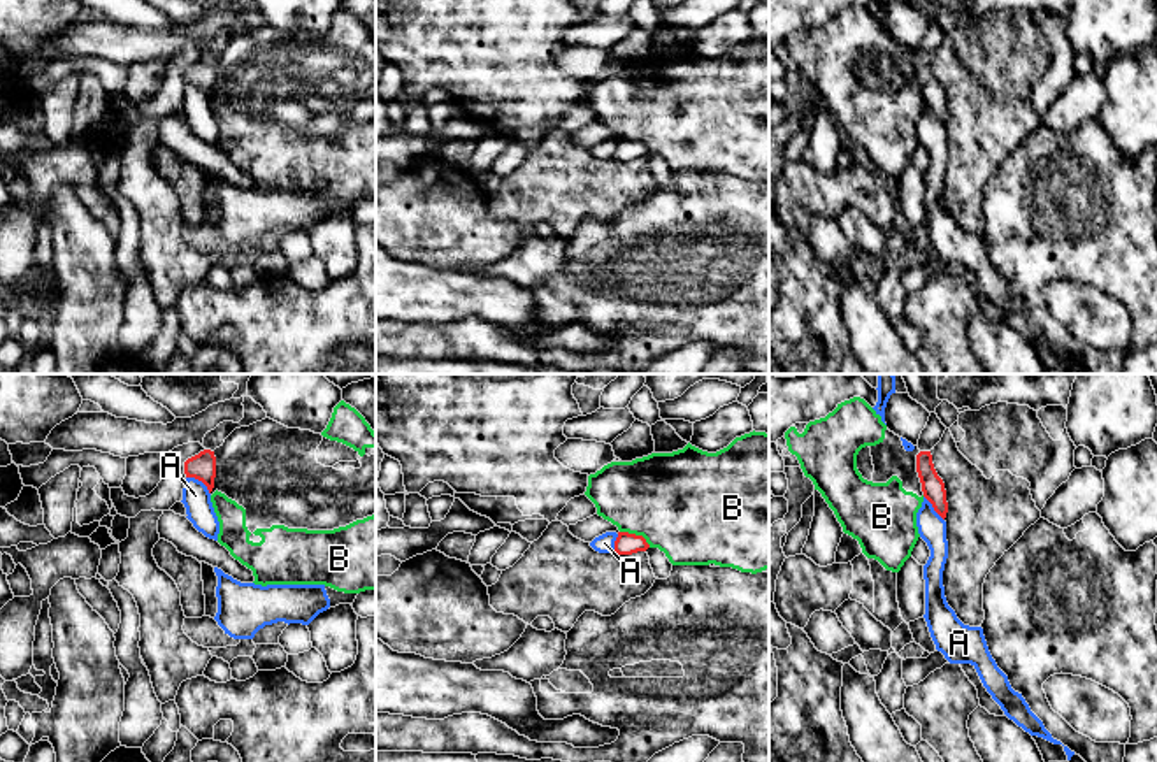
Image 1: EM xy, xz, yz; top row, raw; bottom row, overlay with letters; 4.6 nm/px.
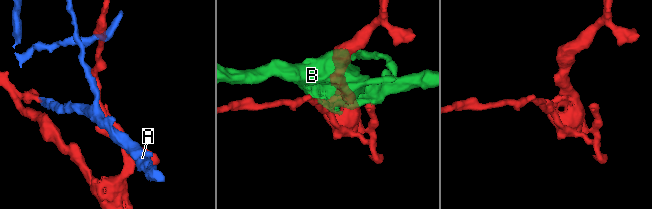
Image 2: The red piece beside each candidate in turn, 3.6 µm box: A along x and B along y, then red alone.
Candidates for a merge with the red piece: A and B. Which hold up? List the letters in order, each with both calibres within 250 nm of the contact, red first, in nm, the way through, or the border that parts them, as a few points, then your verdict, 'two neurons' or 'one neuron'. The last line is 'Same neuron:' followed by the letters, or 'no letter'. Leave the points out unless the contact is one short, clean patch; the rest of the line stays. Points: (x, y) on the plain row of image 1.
A: 120 nm thick on the red side, 130 nm on the other; two neurons
B: 100 nm thick on the red side, 460 nm on the other; border along xz (620, 137), (639, 141), (650, 153); two neurons
Same neuron: no letter

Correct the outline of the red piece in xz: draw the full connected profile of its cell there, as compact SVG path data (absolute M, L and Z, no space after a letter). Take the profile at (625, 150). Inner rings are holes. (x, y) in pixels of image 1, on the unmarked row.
M618 139L613 158L618 162L632 162L637 158L646 158L648 155L650 151L646 149L643 142Z

